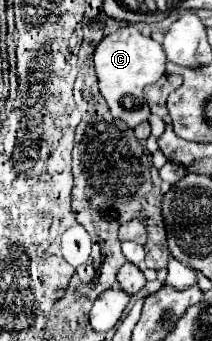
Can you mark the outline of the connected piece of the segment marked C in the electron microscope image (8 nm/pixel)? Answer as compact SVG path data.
M126 26L108 34L94 52L94 66L100 82L100 94L106 98L108 108L114 118L124 120L130 128L136 128L140 122L150 118L148 104L144 102L144 86L156 82L166 72L166 54L162 44L154 42L152 38L144 36L134 26Z

